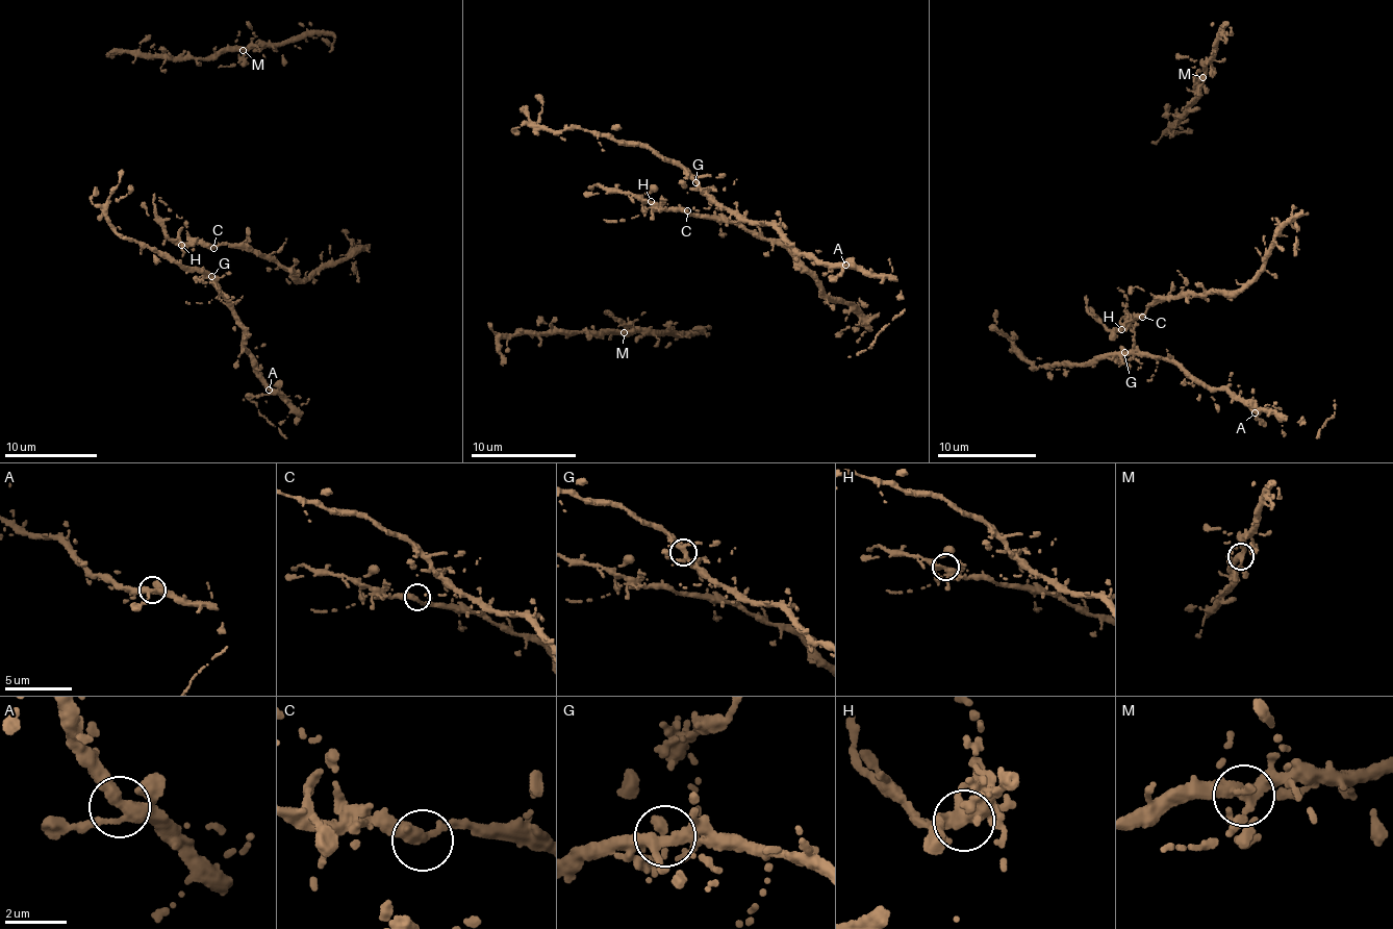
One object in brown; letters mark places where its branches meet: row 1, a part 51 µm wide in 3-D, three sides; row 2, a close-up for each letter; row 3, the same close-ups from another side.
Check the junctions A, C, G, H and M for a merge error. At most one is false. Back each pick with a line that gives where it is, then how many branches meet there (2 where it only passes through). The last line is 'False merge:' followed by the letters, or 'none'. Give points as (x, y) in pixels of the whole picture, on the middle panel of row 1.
False merge: none

